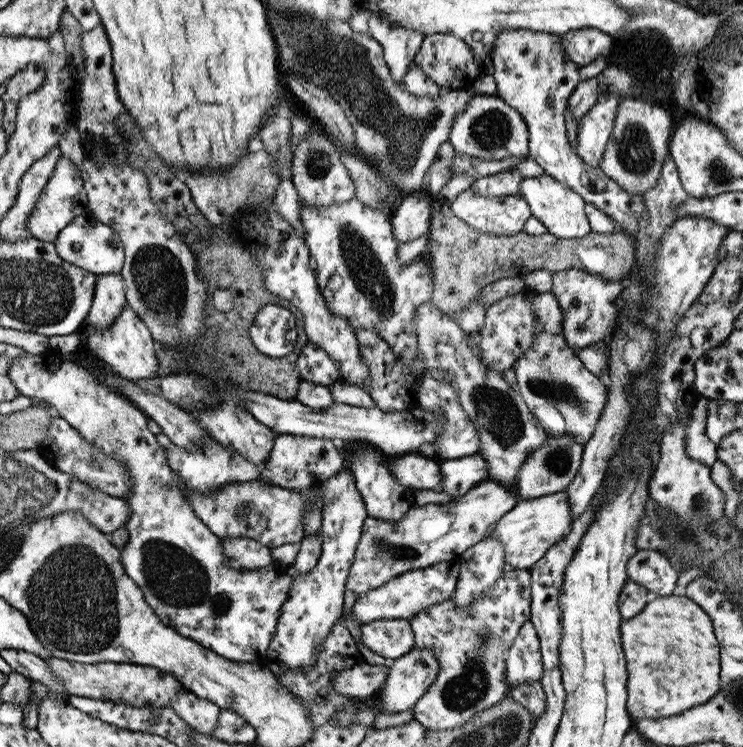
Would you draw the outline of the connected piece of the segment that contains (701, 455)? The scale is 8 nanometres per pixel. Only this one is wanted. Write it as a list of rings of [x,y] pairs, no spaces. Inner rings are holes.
[[[701,395],[693,406],[691,423],[687,426],[684,448],[690,459],[710,467],[717,462],[717,444],[708,438],[705,431],[709,399]]]

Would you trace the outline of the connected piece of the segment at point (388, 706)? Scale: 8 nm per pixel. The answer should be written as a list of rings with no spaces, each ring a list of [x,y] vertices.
[[[415,647],[408,651],[408,654],[390,661],[388,677],[380,692],[377,692],[375,696],[377,700],[376,713],[392,716],[392,714],[413,711],[413,706],[436,681],[436,677],[438,677],[438,660],[434,658],[434,651],[430,651],[428,648],[420,650]]]

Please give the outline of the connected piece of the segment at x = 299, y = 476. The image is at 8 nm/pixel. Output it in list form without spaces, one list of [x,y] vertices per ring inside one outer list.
[[[278,434],[273,445],[270,457],[258,476],[261,482],[268,485],[300,491],[312,487],[316,483],[327,481],[344,466],[344,458],[340,454],[339,443],[332,438]]]

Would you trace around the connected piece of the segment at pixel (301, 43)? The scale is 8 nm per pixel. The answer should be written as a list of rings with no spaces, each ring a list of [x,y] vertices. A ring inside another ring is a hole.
[[[266,4],[269,24],[277,42],[278,64],[287,75],[307,78],[312,84],[327,90],[343,108],[346,118],[354,129],[355,144],[360,158],[368,161],[380,176],[398,189],[402,198],[412,194],[424,194],[427,191],[428,172],[432,163],[437,159],[440,145],[449,140],[454,119],[465,111],[472,97],[476,94],[474,87],[460,86],[442,92],[437,98],[412,96],[402,84],[397,83],[391,75],[382,45],[369,34],[353,32],[347,20],[327,20],[321,24],[319,20],[311,20],[297,12],[283,14]]]

